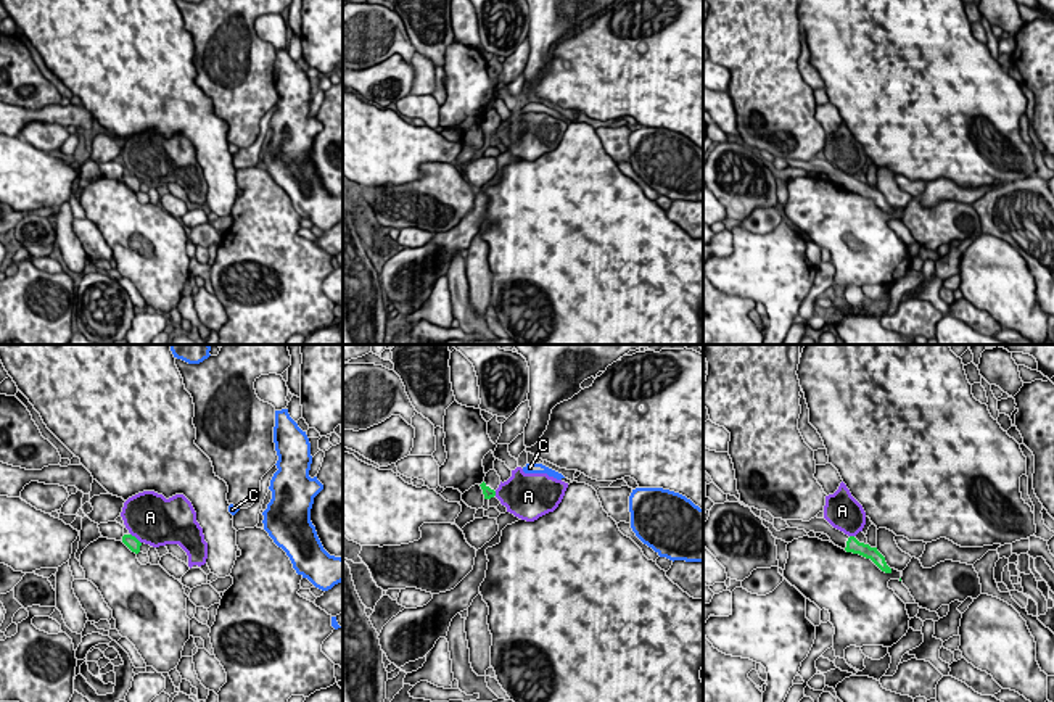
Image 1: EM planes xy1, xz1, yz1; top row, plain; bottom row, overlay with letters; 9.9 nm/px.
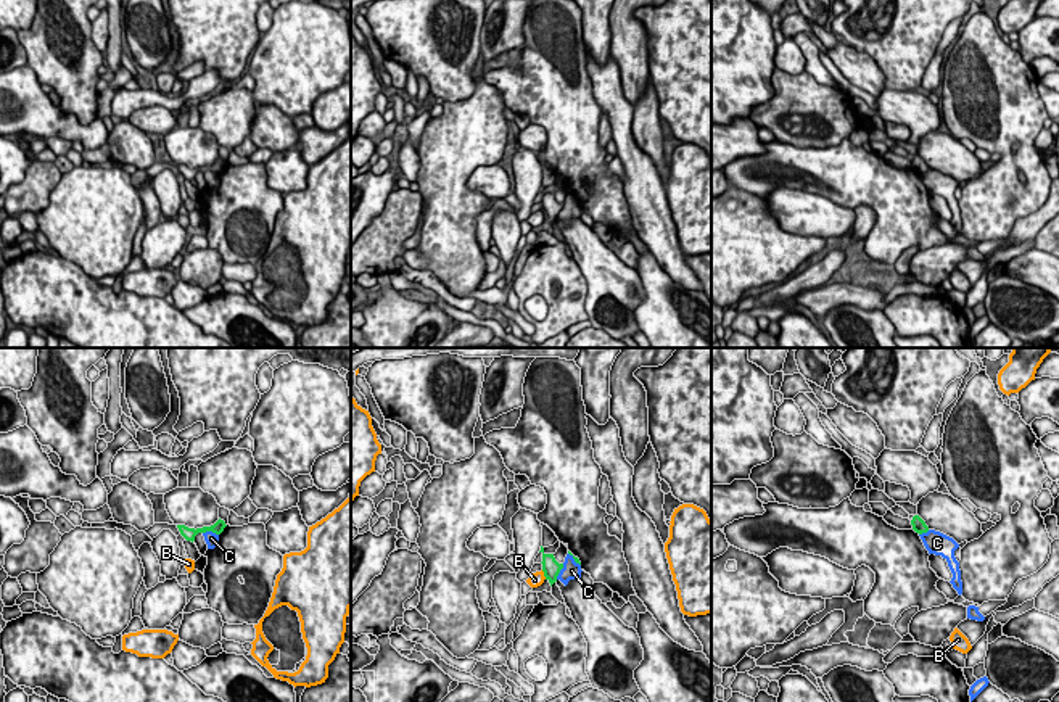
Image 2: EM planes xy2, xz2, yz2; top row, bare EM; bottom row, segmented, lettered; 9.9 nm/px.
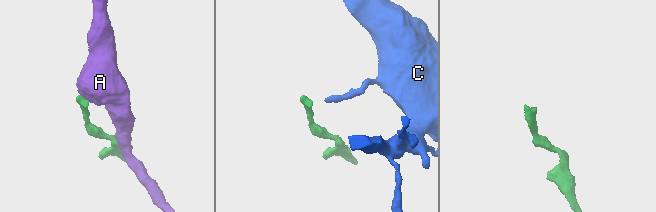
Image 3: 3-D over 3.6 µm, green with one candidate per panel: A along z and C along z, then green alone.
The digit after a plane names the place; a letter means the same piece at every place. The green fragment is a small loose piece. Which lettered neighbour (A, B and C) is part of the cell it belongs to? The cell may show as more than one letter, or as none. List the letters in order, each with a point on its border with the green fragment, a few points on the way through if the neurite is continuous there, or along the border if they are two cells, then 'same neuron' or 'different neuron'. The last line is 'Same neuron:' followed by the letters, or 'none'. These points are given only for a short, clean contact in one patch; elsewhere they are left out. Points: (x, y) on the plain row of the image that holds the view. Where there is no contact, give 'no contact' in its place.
A: contact xy1 (135, 177); different neuron
B: contact xz2 (544, 214); border xz2 (541, 210), (546, 218); different neuron
C: contact xy2 (211, 169); border xy2 (203, 171), (218, 174); different neuron
Same neuron: none

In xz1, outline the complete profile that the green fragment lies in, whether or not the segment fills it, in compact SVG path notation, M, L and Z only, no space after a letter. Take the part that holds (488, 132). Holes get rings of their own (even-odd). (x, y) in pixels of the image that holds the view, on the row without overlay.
M492 108L486 113L484 121L480 124L484 134L484 138L491 138L496 135L496 129L500 124L500 116L497 111Z

